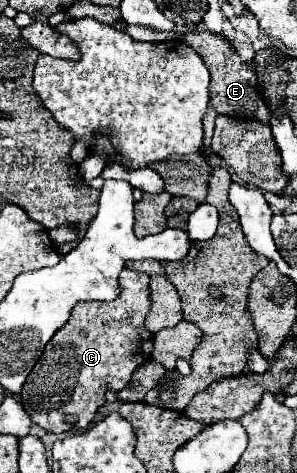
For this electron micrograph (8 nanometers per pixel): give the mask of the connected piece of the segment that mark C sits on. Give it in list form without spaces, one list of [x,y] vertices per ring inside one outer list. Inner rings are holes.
[[[123,269],[119,273],[119,297],[109,303],[77,303],[71,311],[71,317],[63,329],[59,329],[51,341],[45,345],[43,355],[39,357],[37,365],[31,369],[23,391],[21,391],[21,403],[33,423],[43,427],[49,433],[63,433],[63,431],[81,431],[85,429],[97,409],[105,403],[105,391],[121,391],[129,379],[131,373],[145,361],[149,361],[151,349],[153,349],[153,335],[147,333],[147,355],[143,351],[145,343],[145,325],[143,319],[149,311],[149,279],[147,273]]]

